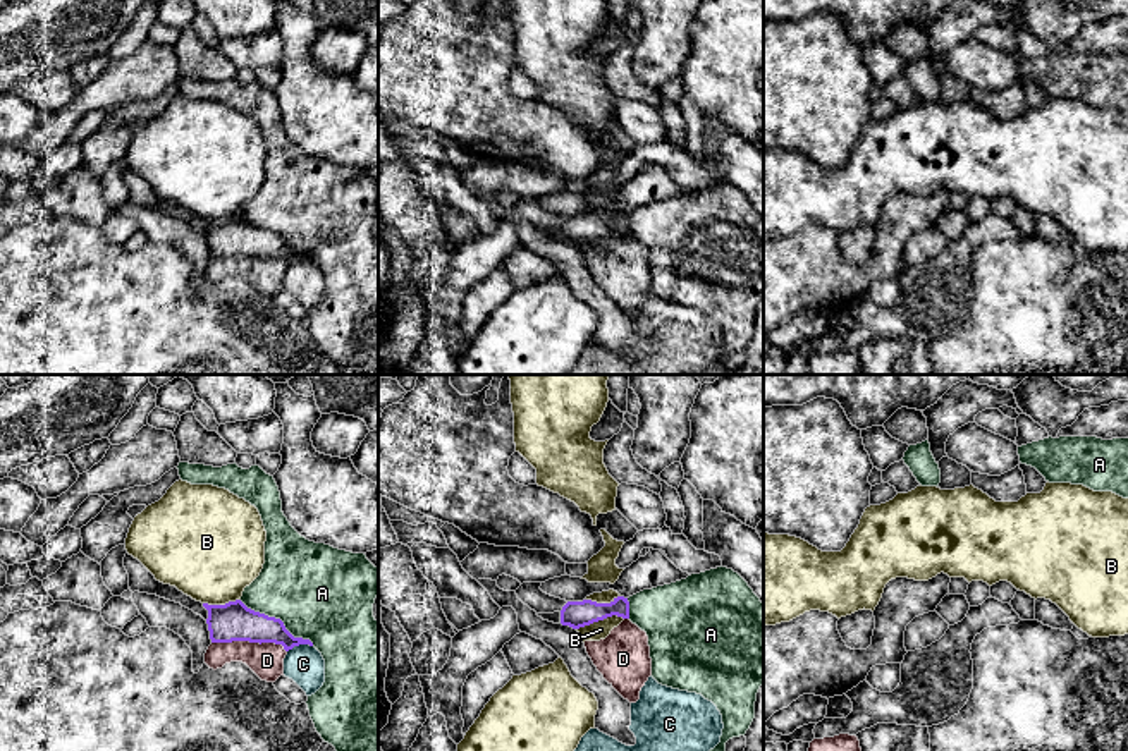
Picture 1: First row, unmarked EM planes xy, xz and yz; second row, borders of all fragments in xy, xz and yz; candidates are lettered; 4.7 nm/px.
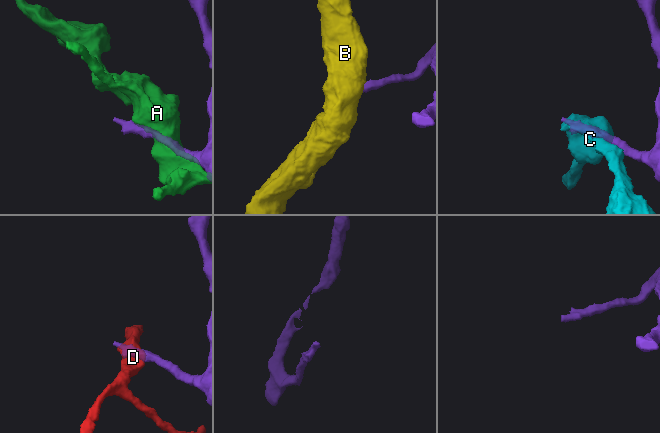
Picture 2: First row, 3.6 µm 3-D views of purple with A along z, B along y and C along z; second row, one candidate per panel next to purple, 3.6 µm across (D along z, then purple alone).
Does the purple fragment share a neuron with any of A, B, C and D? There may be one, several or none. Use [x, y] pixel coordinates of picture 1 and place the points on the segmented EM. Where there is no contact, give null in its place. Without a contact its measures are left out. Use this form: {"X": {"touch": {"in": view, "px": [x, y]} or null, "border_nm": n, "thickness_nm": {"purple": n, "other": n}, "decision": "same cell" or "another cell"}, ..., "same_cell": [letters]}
{"A": {"touch": {"in": "xy", "px": [277, 619]}, "border_nm": 400, "thickness_nm": {"purple": 180, "other": 440}, "decision": "another cell"}, "B": {"touch": {"in": "xz", "px": [599, 619]}, "border_nm": 240, "thickness_nm": {"purple": 130, "other": 90}, "decision": "another cell"}, "C": {"touch": {"in": "xy", "px": [300, 643]}, "border_nm": 120, "thickness_nm": {"purple": 150, "other": 180}, "decision": "another cell"}, "D": {"touch": {"in": "xy", "px": [250, 641]}, "border_nm": 360, "thickness_nm": {"purple": 180, "other": 160}, "decision": "another cell"}, "same_cell": []}

